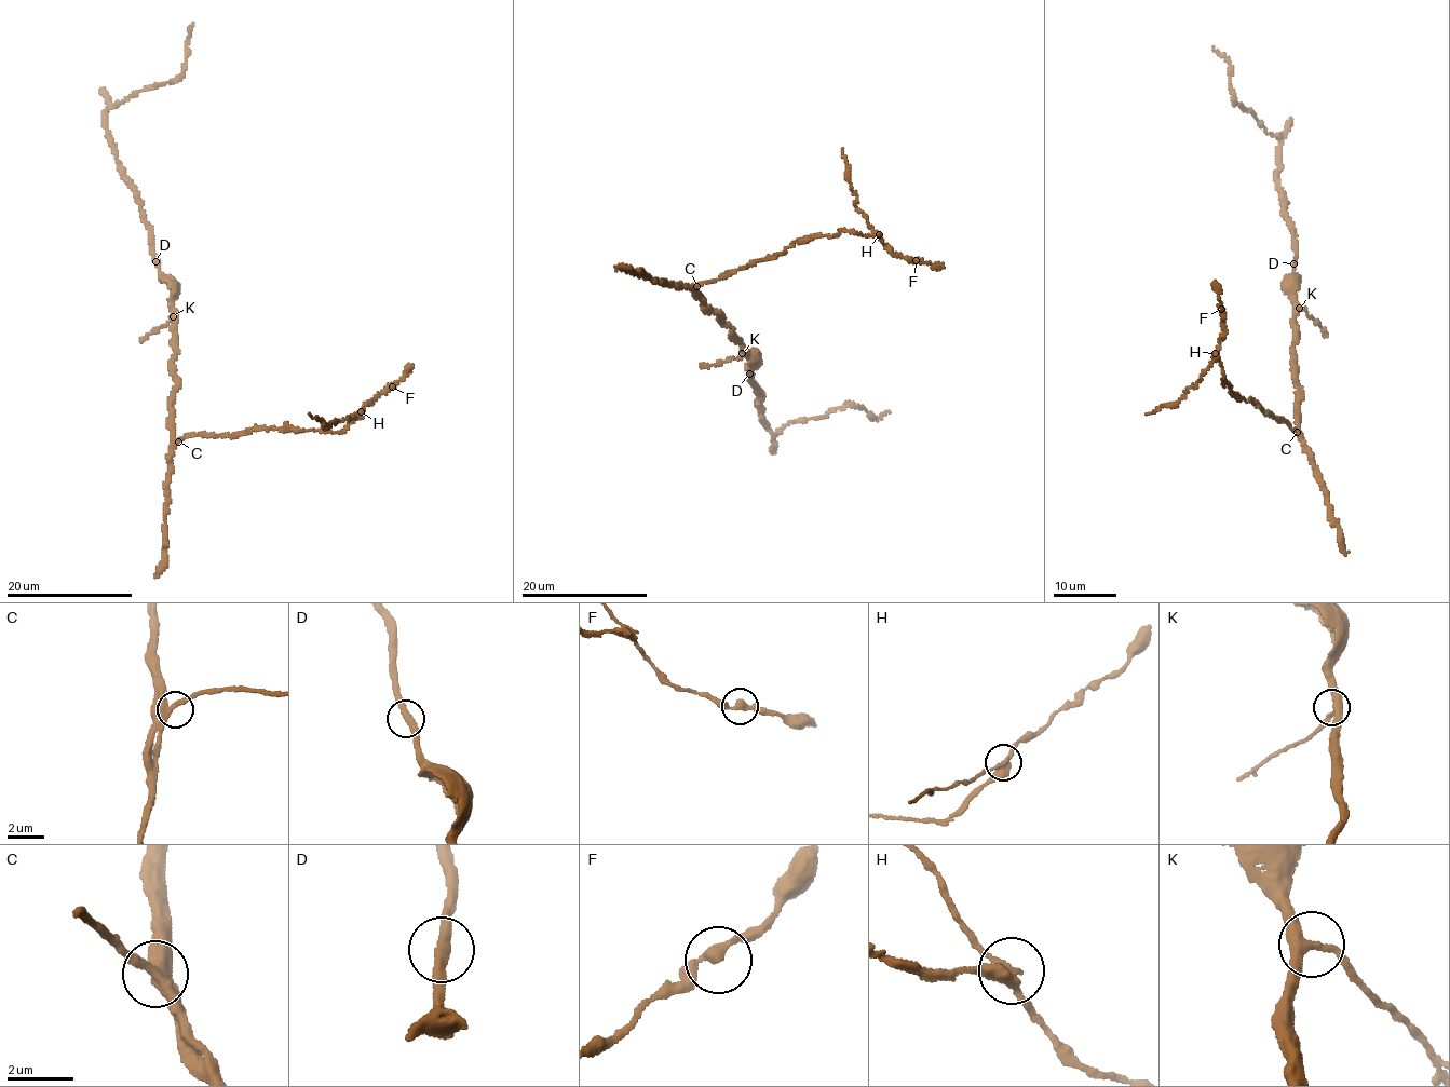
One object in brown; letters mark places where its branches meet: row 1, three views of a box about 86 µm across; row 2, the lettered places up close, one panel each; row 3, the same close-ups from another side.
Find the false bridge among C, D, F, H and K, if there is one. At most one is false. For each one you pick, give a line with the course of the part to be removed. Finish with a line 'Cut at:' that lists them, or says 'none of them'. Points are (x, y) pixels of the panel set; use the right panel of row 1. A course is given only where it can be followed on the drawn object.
H: (1215, 353), (1197, 383), (1188, 389), (1180, 399), (1147, 415)
Cut at: H

